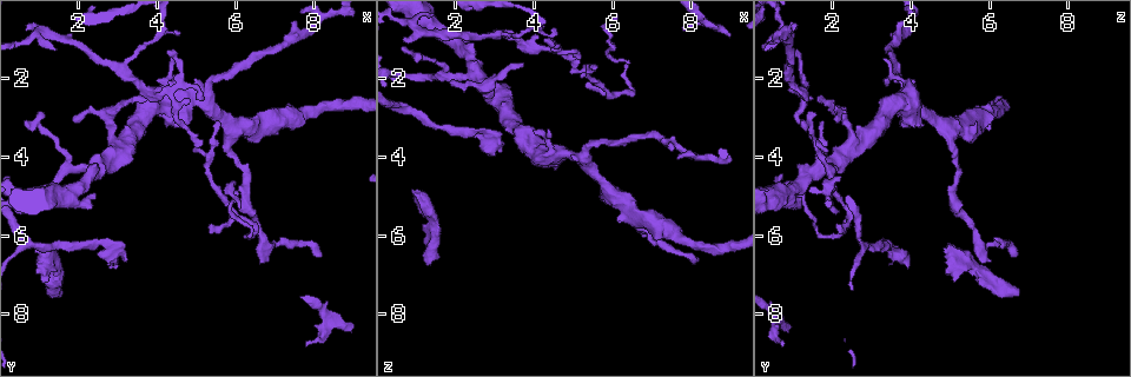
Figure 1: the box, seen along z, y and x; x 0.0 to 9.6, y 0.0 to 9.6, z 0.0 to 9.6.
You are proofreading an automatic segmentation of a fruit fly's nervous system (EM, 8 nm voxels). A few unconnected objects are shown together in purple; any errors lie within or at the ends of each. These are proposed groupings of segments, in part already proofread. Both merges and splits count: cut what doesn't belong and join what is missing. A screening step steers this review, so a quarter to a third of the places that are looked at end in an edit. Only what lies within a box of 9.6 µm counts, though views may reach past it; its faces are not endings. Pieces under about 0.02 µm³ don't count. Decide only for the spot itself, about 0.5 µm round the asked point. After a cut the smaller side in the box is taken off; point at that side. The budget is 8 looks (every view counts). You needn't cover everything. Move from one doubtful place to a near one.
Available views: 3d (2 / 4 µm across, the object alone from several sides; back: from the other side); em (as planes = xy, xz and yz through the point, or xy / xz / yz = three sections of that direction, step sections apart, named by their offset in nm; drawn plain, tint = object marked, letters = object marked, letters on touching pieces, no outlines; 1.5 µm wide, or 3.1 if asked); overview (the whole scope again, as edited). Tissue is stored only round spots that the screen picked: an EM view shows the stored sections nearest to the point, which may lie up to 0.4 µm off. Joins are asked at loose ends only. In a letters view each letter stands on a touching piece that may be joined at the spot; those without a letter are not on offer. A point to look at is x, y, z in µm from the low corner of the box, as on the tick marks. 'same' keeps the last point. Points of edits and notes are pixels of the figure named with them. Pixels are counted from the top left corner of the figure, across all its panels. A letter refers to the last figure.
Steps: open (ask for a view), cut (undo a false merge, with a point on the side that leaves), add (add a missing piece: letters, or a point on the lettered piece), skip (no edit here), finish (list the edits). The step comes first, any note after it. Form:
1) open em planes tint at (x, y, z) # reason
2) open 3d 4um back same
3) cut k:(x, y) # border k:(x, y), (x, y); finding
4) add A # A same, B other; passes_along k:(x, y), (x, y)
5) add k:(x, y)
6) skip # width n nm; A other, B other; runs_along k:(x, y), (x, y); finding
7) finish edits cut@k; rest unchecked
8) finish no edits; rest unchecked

open 3d 4um at (0.60, 0.70, 1.00) # branch stops here

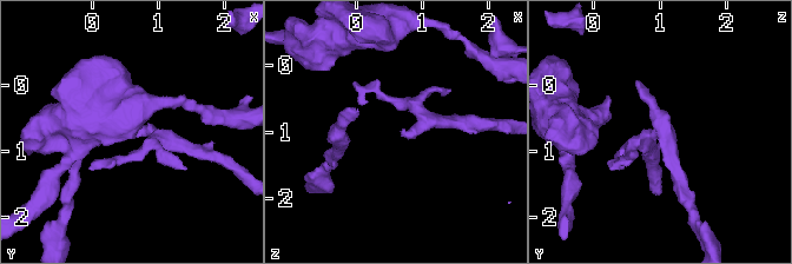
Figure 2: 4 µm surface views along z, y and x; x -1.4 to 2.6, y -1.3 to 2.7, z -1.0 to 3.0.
open em yz step 4 tint at (0.70, 0.75, 0.95)

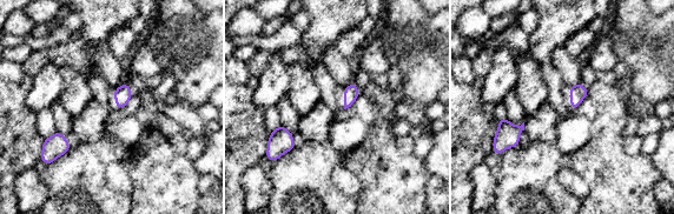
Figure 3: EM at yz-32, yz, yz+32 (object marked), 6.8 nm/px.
open em planes letters same

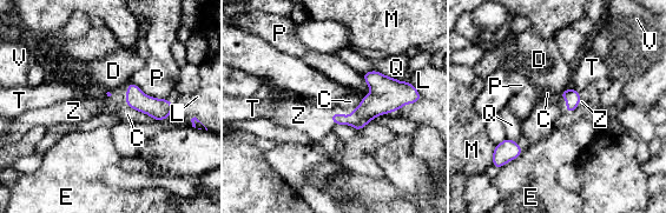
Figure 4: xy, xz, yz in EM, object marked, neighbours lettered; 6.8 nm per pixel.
add Z # C other, D other, E other, L other, M other, P other, Q other, T other, V other, Z same; passes_along 4:(374, 105), (341, 114), (314, 120); the cell continues

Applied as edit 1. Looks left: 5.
open 3d 2um at (2.75, 6.55, 3.65)

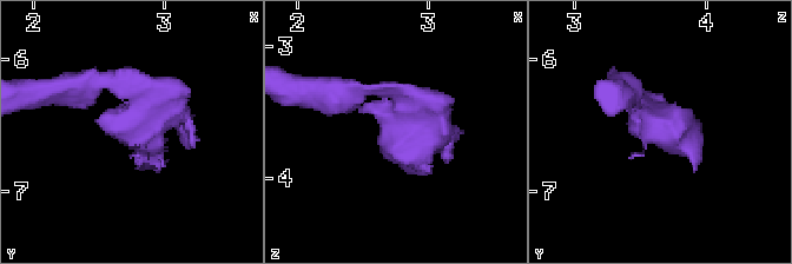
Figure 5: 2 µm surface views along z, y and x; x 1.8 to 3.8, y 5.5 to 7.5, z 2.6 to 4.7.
open em xz step 4 tint at (2.80, 6.48, 3.64) # now the EM

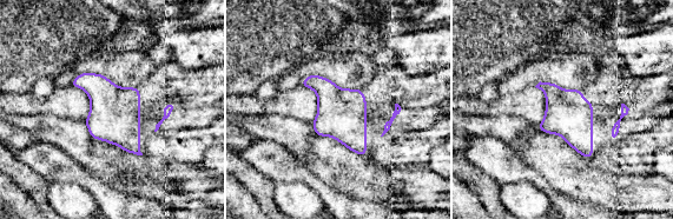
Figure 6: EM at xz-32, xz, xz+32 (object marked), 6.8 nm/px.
open em xy step 4 letters same

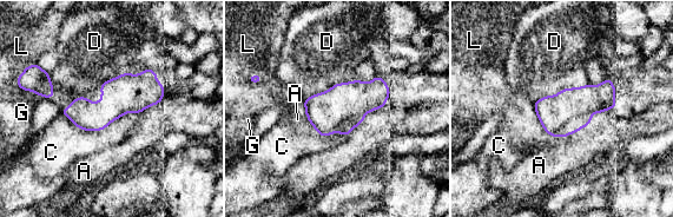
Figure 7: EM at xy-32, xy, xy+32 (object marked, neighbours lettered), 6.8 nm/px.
skip # A other, C other, D other, G other, L other; all the same cell

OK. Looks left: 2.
open 3d 4um at (8.90, 8.50, 0.90) # free end

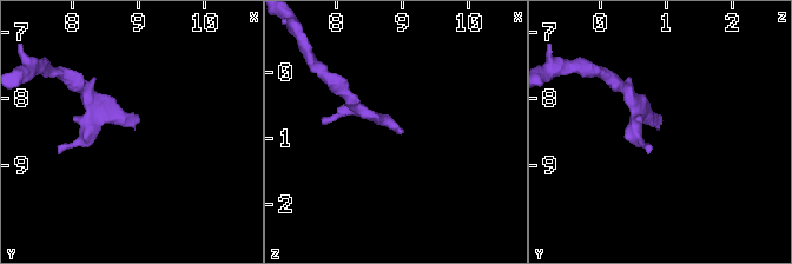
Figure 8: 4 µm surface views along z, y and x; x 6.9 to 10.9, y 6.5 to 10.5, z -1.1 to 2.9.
open em planes letters at (9.00, 8.45, 0.85) # need the tissue

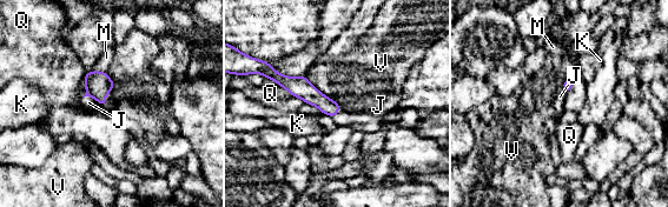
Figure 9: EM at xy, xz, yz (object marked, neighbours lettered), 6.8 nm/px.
skip # J other, K other, M other, Q other, V other; no lettered piece goes on from it

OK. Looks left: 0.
finish edits add@4; rest unchecked

